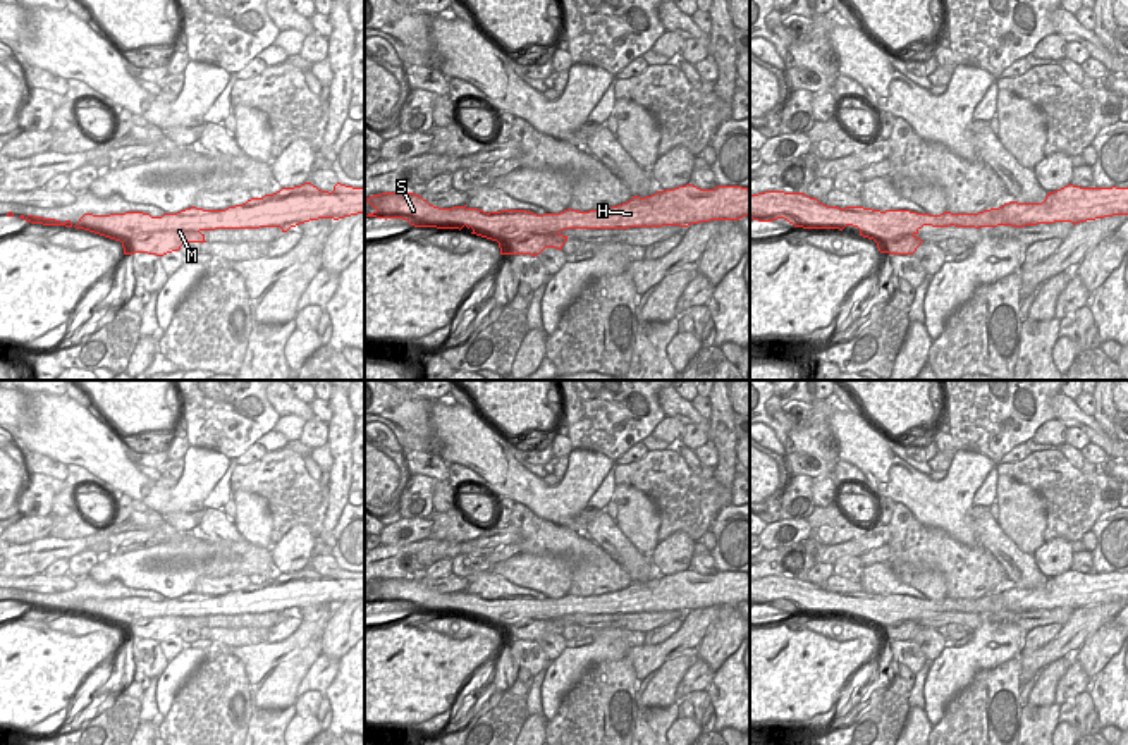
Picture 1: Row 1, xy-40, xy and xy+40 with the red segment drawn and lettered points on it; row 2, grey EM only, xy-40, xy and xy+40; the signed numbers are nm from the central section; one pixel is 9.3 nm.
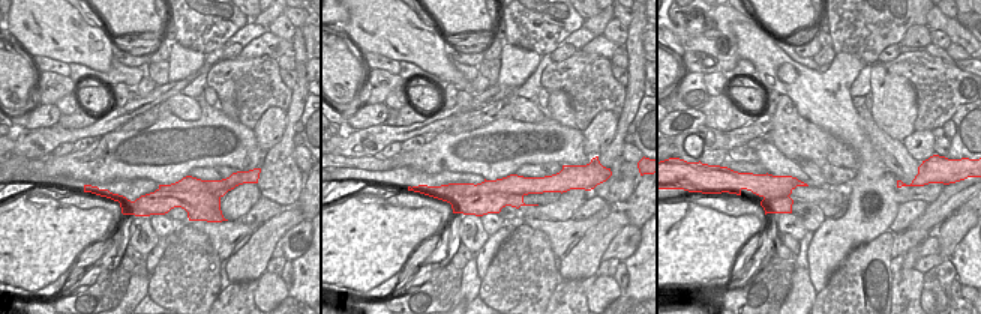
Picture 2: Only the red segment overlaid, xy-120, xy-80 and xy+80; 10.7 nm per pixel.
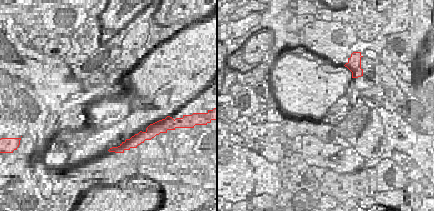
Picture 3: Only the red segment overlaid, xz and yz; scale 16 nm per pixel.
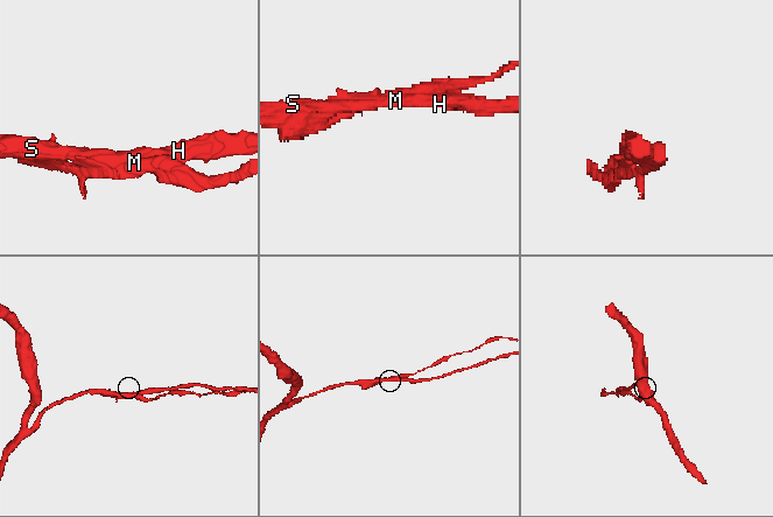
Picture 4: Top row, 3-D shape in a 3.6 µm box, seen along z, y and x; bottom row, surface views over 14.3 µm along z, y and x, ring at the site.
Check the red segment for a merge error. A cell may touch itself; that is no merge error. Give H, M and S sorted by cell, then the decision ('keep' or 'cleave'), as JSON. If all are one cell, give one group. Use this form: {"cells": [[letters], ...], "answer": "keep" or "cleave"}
{"cells": [["H", "S"], ["M"]], "answer": "cleave"}

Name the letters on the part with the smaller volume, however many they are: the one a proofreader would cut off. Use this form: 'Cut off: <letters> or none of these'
Cut off: M

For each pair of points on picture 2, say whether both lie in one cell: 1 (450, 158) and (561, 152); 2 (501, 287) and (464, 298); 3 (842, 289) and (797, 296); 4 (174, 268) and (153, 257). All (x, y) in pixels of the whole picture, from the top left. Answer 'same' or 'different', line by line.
1: same
2: different
3: different
4: different

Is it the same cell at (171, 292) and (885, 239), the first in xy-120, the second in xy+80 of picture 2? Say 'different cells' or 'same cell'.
same cell

